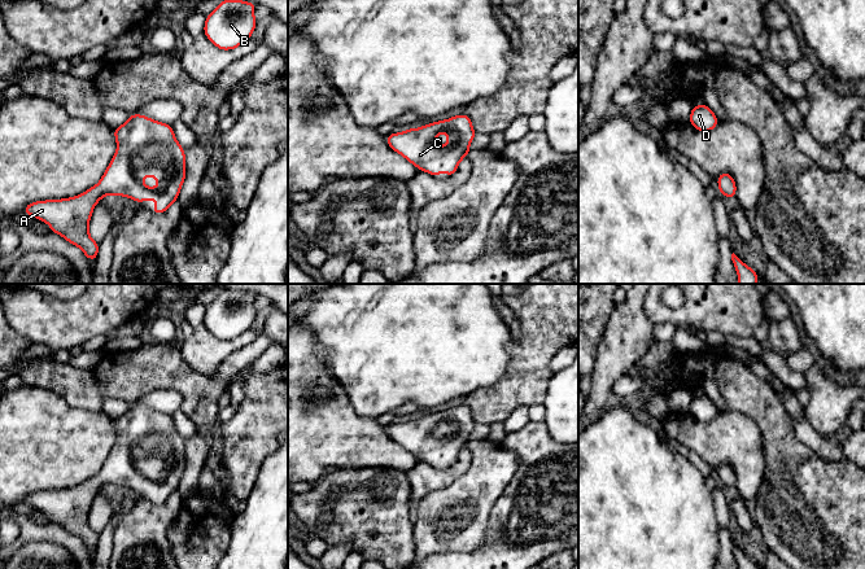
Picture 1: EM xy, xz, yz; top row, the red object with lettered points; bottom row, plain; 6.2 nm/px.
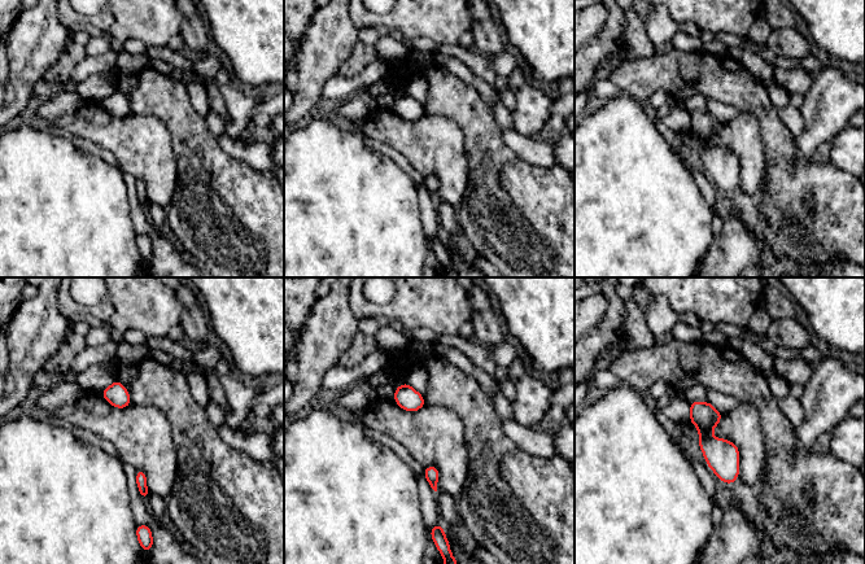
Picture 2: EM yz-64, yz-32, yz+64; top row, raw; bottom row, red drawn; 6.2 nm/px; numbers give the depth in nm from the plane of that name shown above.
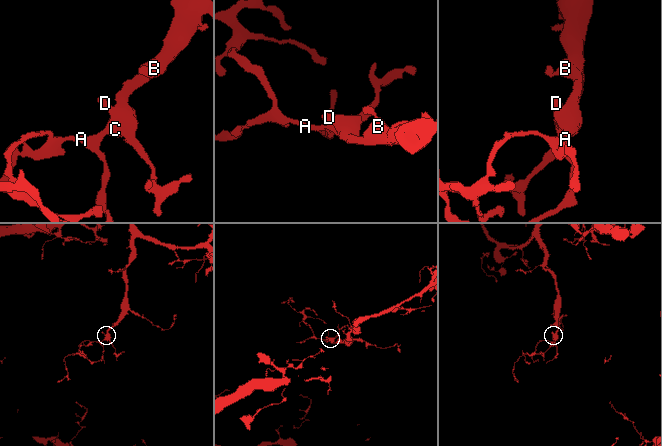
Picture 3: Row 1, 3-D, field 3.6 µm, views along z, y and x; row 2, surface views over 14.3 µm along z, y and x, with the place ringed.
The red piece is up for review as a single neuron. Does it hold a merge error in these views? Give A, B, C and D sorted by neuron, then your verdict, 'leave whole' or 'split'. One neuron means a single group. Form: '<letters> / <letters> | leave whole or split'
A B C D | leave whole

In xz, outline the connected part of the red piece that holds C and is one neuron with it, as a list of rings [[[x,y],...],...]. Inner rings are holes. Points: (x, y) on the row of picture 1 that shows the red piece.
[[[462,114],[420,128],[410,128],[399,134],[392,132],[388,135],[386,143],[418,170],[433,176],[446,171],[446,178],[449,178],[454,175],[459,162],[467,157],[475,135],[471,118]],[[441,132],[449,136],[449,141],[438,148],[434,140]]]

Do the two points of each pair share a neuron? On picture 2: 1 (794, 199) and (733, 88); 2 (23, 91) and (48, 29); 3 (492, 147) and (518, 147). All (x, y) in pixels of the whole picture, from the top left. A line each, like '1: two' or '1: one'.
1: one
2: one
3: two

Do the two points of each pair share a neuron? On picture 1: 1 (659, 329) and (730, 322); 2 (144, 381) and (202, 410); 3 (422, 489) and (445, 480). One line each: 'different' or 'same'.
1: different
2: same
3: same

